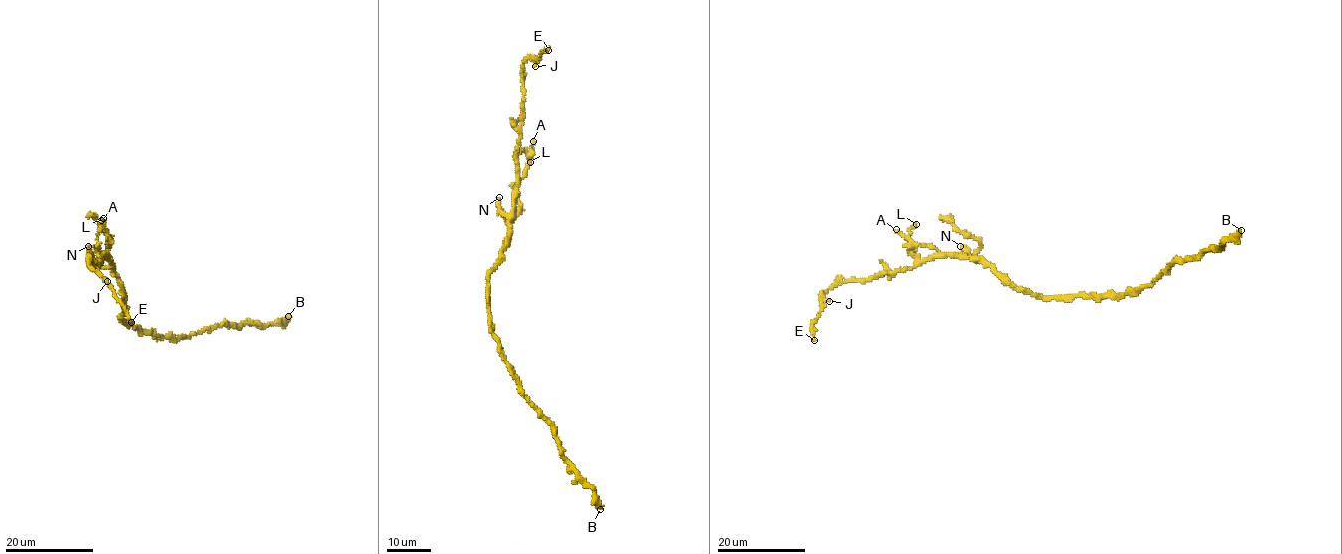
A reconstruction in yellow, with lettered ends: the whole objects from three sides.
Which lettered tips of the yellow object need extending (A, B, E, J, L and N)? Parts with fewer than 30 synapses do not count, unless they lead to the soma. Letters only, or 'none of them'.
none of them

